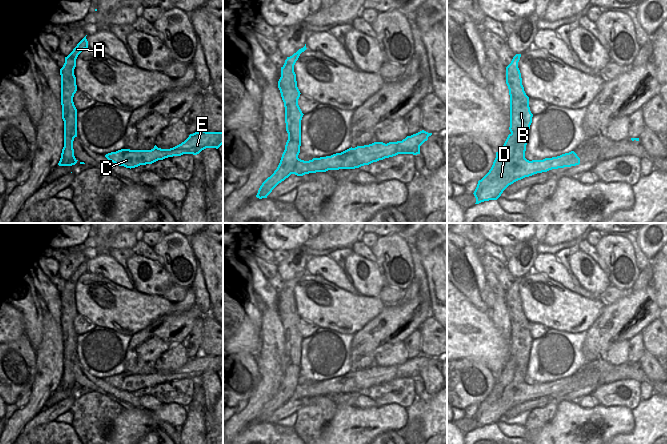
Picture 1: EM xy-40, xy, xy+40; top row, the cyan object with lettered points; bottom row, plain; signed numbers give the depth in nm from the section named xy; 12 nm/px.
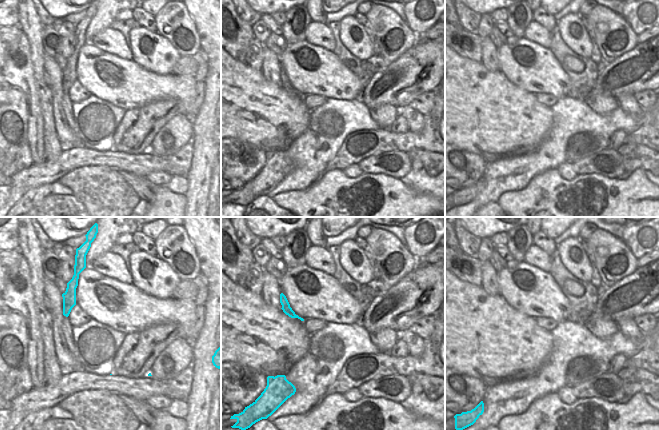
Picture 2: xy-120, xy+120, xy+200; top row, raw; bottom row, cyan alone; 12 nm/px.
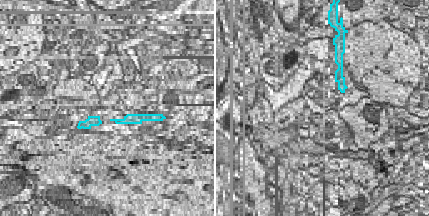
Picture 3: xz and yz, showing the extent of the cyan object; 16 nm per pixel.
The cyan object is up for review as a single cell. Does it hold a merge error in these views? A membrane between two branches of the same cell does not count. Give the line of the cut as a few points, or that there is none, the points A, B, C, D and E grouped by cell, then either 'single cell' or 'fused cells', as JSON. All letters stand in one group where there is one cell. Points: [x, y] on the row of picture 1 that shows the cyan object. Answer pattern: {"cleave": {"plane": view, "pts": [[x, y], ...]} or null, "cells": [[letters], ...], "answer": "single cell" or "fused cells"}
{"cleave": {"plane": "xy+40", "pts": [[496, 156], [506, 165], [511, 166], [517, 160], [524, 157]]}, "cells": [["A", "B"], ["C", "D", "E"]], "answer": "fused cells"}

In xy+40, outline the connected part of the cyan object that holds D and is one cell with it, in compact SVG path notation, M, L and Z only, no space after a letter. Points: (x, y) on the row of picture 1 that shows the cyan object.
M574 151L543 160L529 161L524 157L516 160L514 167L506 166L505 161L496 157L489 172L478 181L473 193L476 198L475 204L497 200L509 185L525 177L579 164L580 158Z

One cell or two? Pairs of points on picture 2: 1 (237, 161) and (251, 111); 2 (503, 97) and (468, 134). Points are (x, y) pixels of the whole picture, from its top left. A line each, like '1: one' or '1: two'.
1: two
2: one

